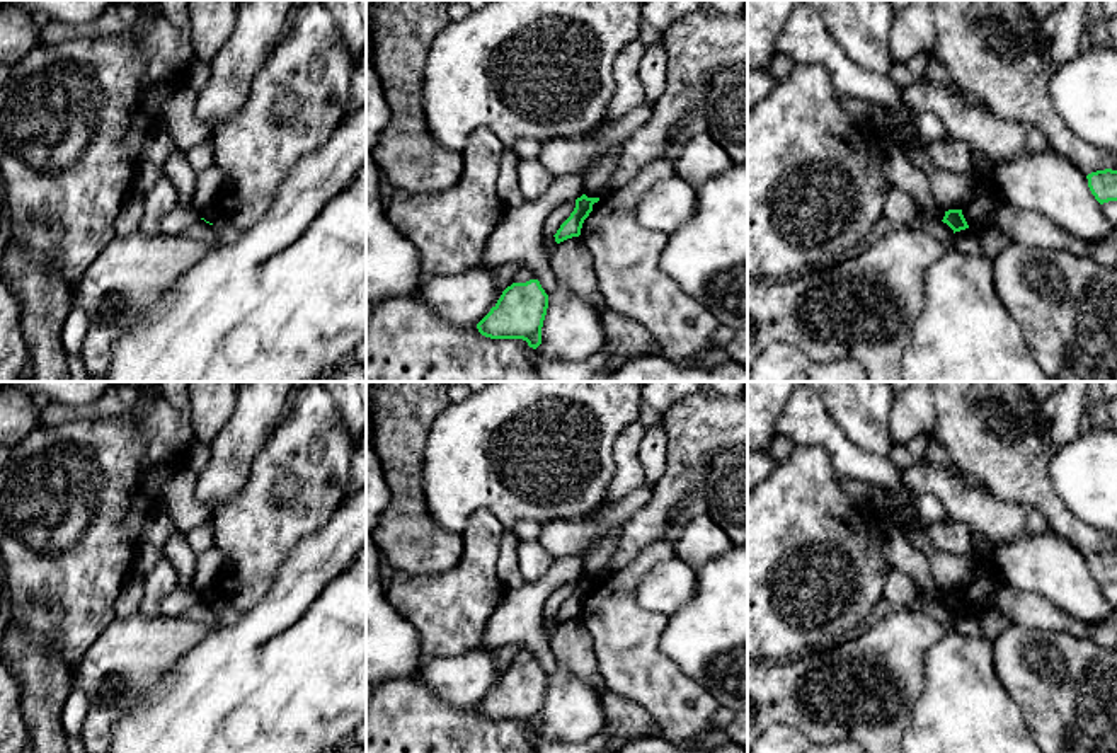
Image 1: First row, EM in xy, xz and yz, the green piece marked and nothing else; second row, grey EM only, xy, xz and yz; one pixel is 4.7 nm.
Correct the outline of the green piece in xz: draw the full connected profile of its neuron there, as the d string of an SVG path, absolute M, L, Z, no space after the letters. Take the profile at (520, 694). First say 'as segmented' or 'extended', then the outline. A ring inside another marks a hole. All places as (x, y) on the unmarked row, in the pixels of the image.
as segmented | M538 661L507 668L490 693L477 705L490 721L523 721L530 729L541 726L541 709L548 690L548 676Z

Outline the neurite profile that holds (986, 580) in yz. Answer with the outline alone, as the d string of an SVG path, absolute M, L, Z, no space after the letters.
M976 560L962 596L979 622L981 635L993 642L1005 632L1011 622L1000 613L996 596L1006 584L998 564Z

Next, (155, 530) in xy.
M152 516L145 521L141 530L141 542L153 543L163 549L169 535L175 532L175 526L169 516Z

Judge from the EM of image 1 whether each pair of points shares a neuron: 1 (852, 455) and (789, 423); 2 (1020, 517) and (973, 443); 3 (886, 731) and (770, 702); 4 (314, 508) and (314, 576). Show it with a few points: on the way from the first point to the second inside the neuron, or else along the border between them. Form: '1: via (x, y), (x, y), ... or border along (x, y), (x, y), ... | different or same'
1: via (836, 443), (819, 428), (804, 423) | same
2: border along (988, 488), (998, 498), (1031, 503), (1046, 520) | different
3: via (857, 702), (799, 702) | same
4: border along (341, 503), (334, 515), (285, 559) | different

